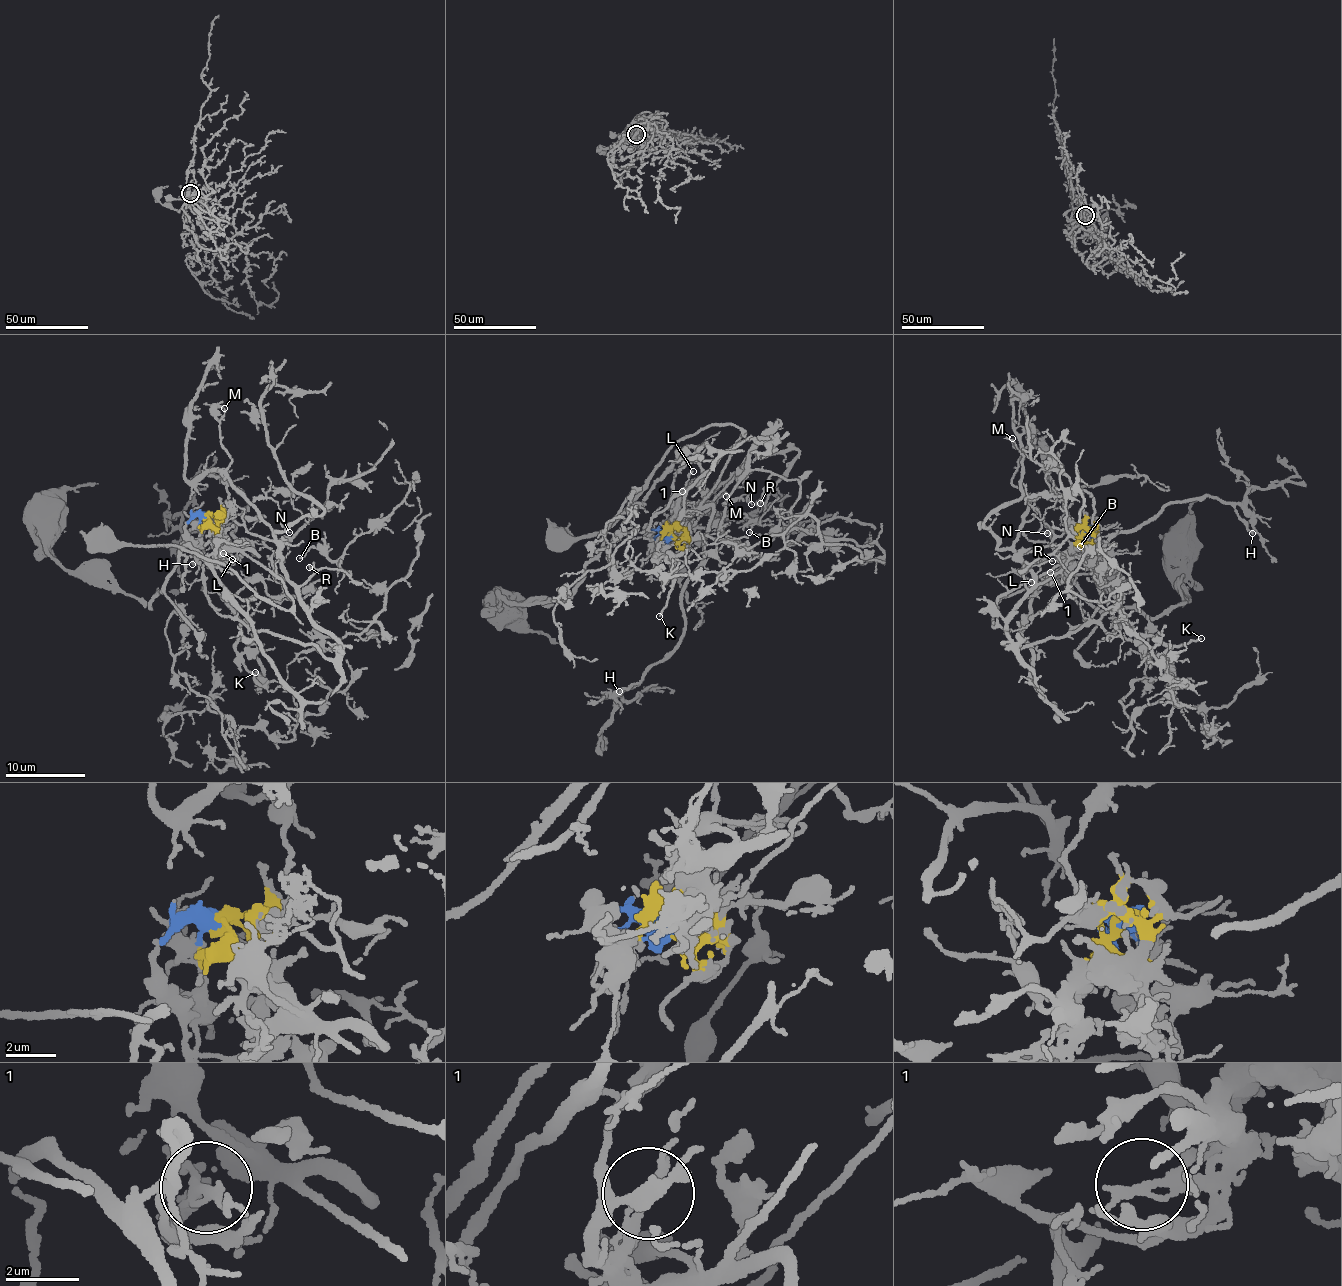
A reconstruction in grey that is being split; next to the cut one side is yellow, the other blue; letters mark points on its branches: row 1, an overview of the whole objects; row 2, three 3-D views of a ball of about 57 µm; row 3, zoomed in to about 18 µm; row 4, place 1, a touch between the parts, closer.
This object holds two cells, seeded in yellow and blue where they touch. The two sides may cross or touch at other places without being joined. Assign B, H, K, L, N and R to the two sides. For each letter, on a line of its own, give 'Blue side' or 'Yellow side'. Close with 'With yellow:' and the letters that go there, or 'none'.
B: Blue side
H: Yellow side
K: Blue side
L: Yellow side
N: Blue side
R: Blue side
With yellow: H, L

